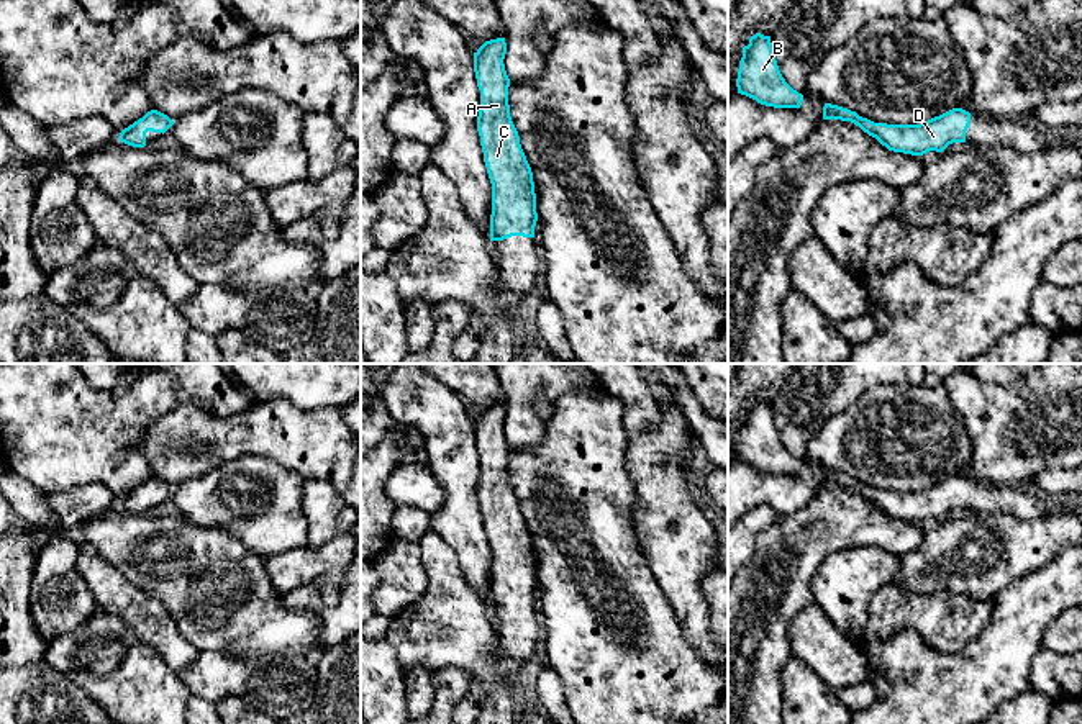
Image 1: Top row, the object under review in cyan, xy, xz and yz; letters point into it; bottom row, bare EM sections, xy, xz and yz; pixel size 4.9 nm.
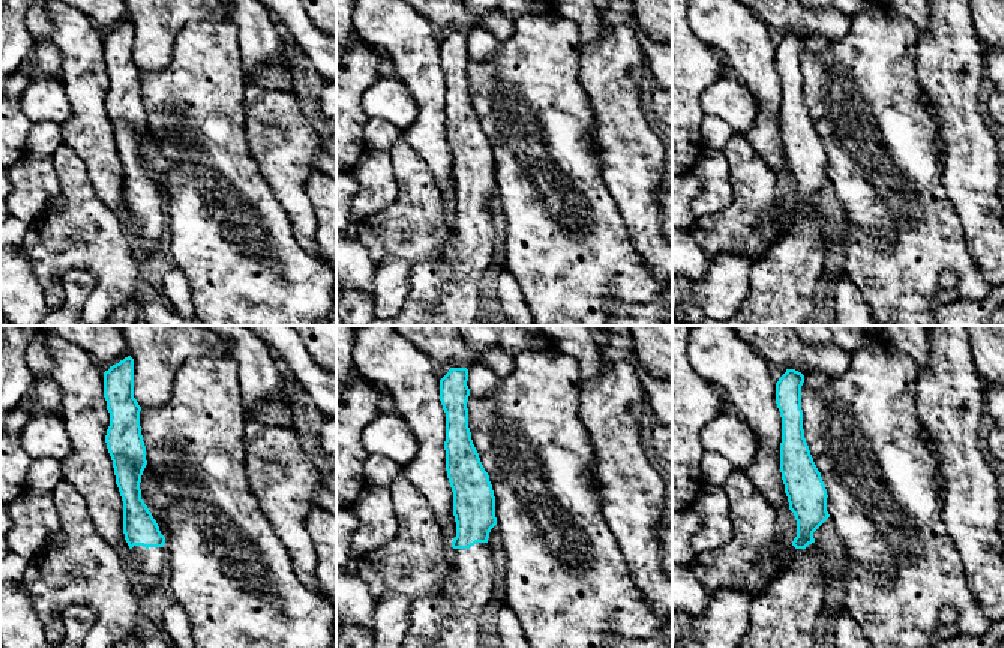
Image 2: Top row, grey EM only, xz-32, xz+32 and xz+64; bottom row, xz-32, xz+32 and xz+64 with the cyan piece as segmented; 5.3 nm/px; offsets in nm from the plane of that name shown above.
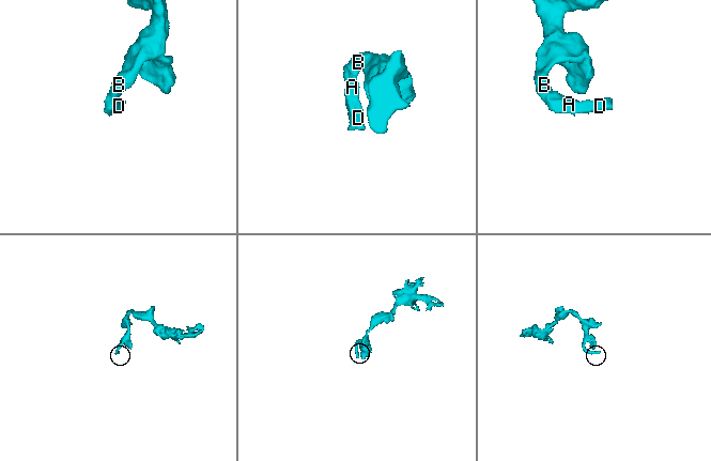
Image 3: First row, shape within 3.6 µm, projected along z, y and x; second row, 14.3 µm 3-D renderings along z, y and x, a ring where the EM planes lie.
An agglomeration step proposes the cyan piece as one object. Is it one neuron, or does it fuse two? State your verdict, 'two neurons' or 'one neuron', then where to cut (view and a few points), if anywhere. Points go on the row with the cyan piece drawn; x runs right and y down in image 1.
one neuron; no cut

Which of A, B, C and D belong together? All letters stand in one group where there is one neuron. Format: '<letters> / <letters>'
A B C D

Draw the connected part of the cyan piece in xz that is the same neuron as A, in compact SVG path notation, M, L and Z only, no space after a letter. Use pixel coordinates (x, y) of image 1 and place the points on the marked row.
M505 38L485 41L474 52L480 90L477 131L492 183L490 241L534 238L538 221L533 172L510 116Z

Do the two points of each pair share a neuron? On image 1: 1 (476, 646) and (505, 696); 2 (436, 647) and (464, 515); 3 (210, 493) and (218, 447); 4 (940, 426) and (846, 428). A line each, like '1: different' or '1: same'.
1: different
2: different
3: different
4: same

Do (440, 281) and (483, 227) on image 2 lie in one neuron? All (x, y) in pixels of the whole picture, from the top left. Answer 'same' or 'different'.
same

